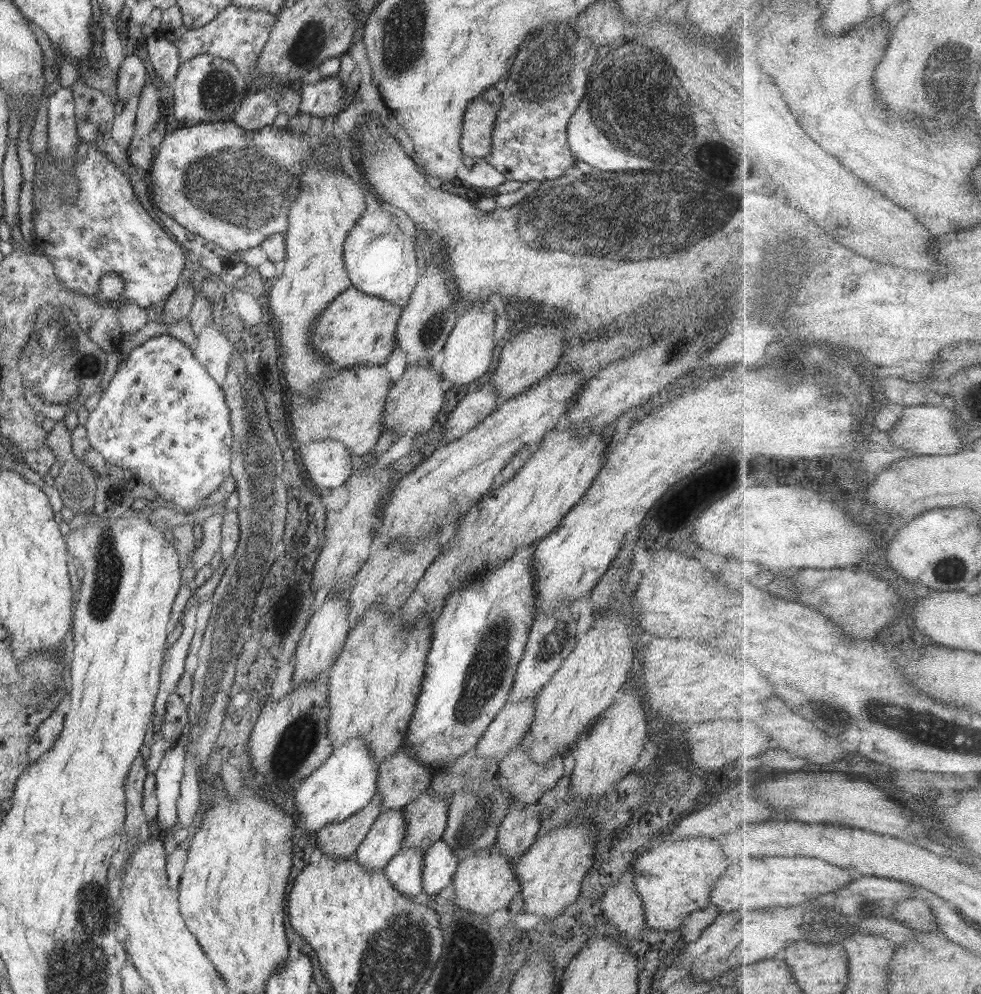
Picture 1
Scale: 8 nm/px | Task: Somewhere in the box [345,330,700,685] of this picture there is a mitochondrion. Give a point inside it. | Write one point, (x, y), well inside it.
(550, 645)

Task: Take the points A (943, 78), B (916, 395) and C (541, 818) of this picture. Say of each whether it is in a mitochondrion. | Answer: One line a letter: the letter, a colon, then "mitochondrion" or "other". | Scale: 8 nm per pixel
A: mitochondrion
B: other
C: other

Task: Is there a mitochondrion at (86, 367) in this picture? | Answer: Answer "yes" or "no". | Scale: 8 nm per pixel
yes

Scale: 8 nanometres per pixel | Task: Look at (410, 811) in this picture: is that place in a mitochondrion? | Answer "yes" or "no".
no

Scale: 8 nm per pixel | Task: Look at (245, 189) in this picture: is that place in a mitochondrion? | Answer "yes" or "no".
yes

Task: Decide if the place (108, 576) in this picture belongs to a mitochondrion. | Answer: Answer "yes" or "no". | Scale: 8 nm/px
yes

